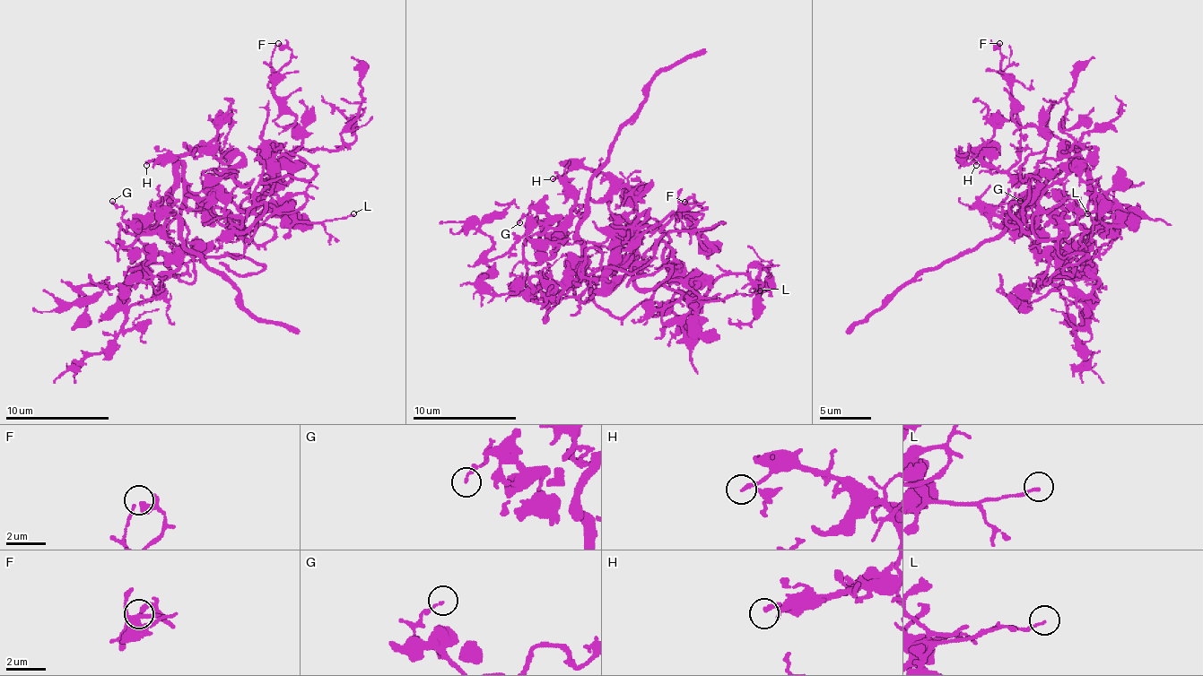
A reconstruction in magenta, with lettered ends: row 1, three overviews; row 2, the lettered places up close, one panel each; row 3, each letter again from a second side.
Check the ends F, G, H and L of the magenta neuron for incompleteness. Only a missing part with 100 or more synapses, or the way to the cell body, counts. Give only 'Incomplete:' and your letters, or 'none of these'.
Incomplete: none of these

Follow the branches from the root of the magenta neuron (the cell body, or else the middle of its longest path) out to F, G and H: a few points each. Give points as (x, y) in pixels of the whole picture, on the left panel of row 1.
F: (237, 257), (273, 175), (257, 160), (265, 183), (314, 175), (291, 154), (304, 136), (275, 95), (278, 43)
G: (237, 257), (179, 263), (149, 247), (141, 224), (117, 224), (128, 245), (138, 232), (112, 201)
H: (237, 257), (273, 160), (257, 160), (255, 186), (221, 175), (229, 169), (213, 154), (146, 165)

